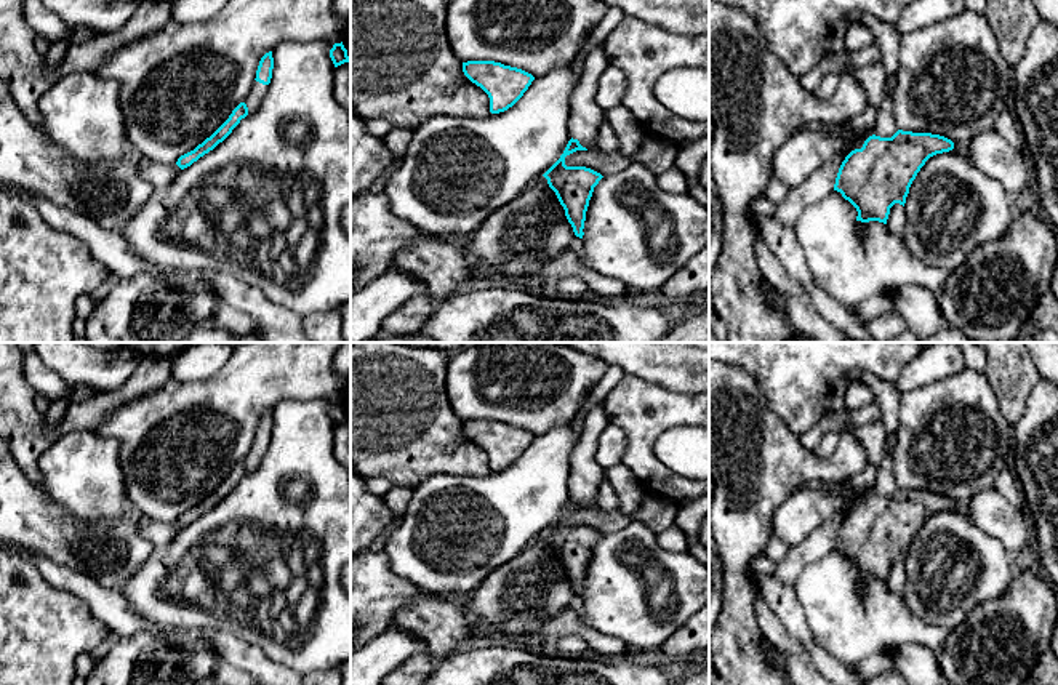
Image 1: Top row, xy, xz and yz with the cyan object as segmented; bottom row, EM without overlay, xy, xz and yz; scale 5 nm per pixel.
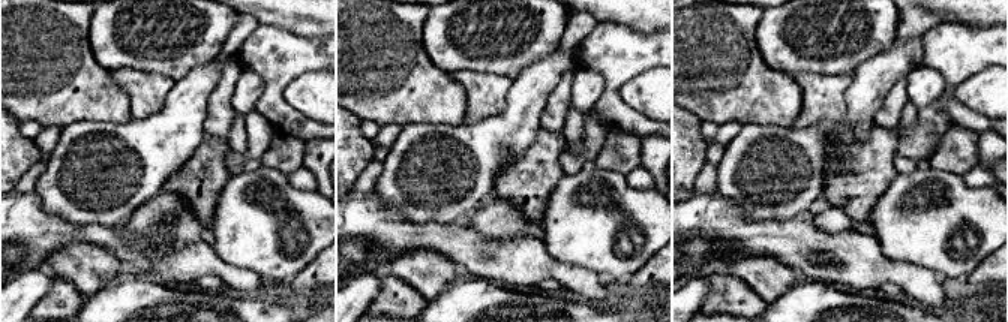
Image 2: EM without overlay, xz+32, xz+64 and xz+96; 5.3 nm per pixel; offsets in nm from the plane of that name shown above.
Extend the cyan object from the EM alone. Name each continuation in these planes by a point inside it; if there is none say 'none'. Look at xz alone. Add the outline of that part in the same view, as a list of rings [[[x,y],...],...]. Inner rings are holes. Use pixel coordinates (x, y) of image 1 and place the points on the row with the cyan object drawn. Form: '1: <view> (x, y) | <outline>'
none

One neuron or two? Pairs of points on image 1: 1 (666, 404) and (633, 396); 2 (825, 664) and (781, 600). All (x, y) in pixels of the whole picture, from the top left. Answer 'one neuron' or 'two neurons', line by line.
1: one neuron
2: one neuron

